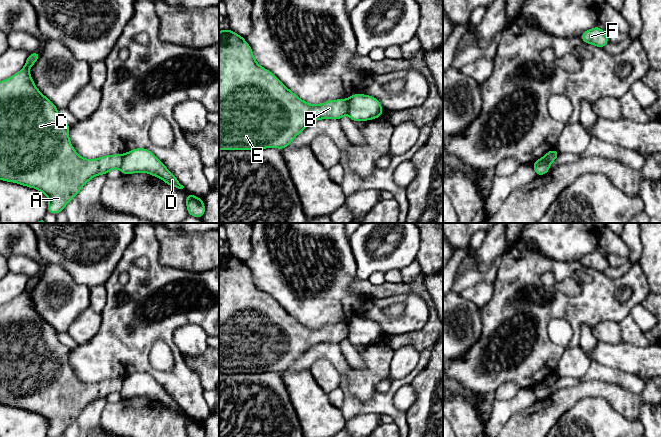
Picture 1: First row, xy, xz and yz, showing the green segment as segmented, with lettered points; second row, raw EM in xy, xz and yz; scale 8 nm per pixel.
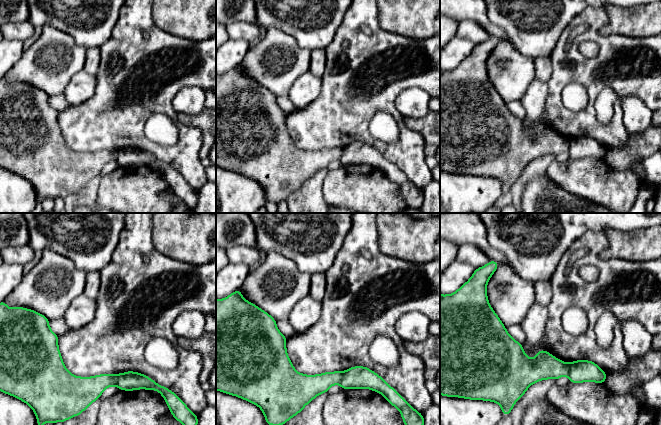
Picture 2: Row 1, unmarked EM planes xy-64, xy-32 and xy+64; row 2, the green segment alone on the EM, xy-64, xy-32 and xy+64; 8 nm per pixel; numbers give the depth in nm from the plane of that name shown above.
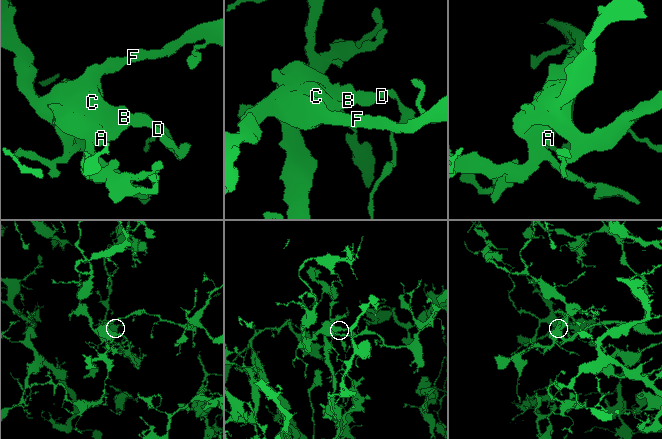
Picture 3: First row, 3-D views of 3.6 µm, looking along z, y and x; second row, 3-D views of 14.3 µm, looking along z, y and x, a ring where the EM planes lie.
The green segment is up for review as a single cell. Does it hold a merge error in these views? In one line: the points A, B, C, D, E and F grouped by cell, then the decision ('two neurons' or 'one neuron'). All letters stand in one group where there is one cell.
A B C E F / D; two neurons

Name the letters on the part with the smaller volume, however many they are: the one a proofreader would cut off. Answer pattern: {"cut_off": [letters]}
{"cut_off": ["D"]}

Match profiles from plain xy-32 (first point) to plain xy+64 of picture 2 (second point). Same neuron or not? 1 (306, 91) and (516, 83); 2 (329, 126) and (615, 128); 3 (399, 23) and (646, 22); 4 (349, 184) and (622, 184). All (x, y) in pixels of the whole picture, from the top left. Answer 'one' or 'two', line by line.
1: two
2: one
3: one
4: one

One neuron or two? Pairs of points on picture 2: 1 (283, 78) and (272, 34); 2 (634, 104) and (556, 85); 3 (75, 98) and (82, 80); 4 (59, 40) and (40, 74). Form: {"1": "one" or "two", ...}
{"1": "one", "2": "two", "3": "one", "4": "one"}

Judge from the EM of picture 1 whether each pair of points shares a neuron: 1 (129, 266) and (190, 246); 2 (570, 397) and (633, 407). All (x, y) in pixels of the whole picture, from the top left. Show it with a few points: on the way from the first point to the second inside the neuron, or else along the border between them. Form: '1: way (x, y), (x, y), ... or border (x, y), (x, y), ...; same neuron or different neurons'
1: border (154, 233), (159, 246), (159, 262), (179, 269); different neurons
2: way (586, 390), (607, 390), (617, 396); same neuron

